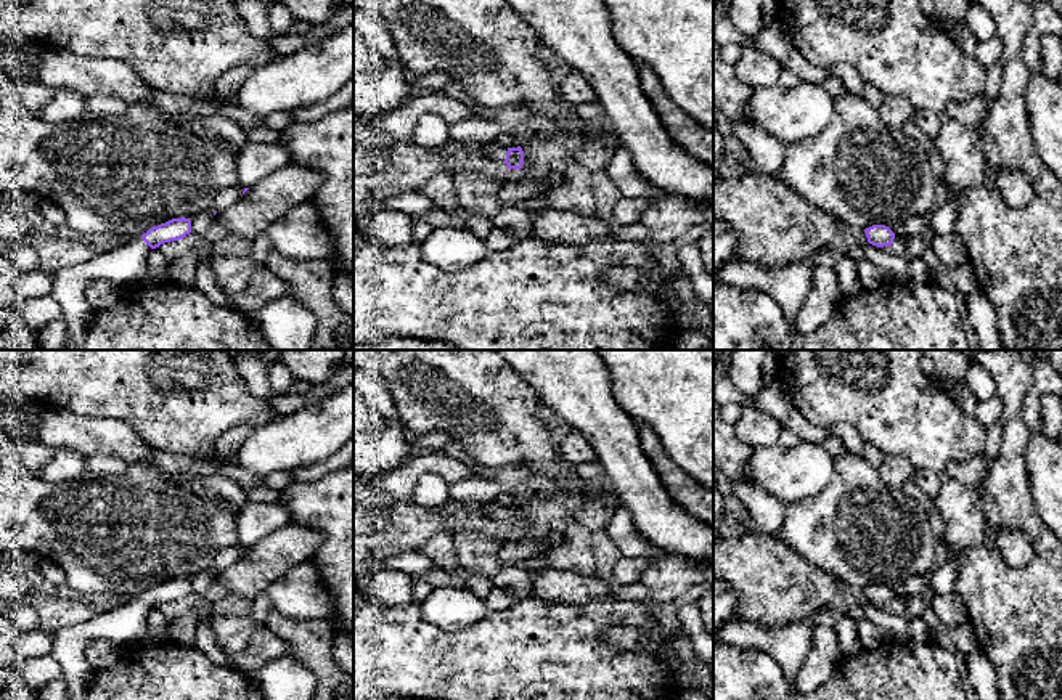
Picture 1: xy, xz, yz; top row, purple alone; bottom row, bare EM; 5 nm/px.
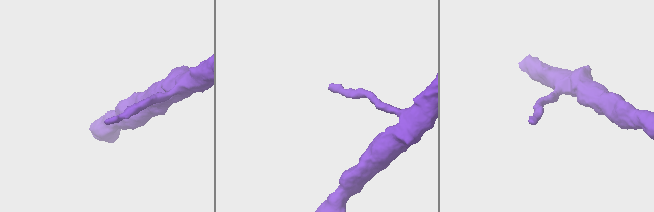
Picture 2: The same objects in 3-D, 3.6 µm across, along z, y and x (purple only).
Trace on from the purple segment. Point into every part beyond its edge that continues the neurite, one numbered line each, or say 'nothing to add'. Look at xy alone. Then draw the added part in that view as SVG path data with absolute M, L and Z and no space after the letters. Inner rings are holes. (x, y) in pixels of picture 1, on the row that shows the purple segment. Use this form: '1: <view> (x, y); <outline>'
1: xy (124, 265); M137 236L116 249L100 250L85 263L56 271L53 297L67 328L64 347L80 342L92 326L95 308L85 299L85 287L95 279L106 279L119 287L137 283L146 273L149 250L143 238Z

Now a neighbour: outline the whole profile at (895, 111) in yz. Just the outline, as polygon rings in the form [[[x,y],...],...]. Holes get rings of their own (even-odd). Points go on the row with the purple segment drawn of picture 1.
[[[884,95],[879,106],[882,120],[890,128],[903,128],[908,120],[913,120],[916,109],[903,96]]]

